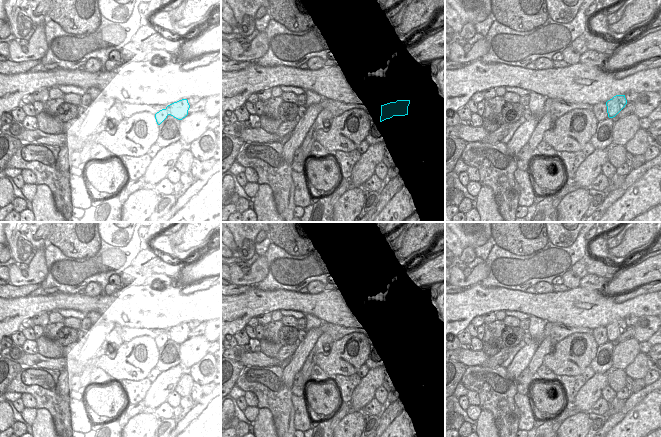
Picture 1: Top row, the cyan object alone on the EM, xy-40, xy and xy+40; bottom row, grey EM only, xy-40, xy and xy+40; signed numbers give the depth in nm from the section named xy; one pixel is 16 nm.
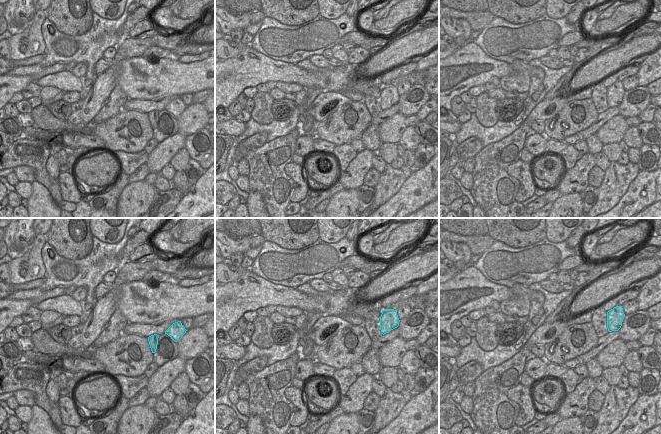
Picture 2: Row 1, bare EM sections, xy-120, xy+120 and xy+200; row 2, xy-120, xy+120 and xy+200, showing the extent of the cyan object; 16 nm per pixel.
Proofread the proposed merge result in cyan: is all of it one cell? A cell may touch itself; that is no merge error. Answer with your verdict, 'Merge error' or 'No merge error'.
Merge error.

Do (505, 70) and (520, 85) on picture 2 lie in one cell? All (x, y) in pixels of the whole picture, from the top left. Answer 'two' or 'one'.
two

